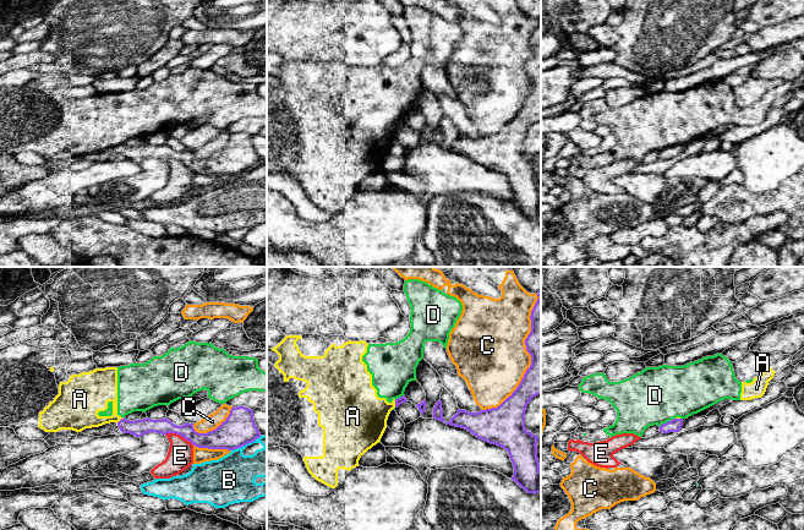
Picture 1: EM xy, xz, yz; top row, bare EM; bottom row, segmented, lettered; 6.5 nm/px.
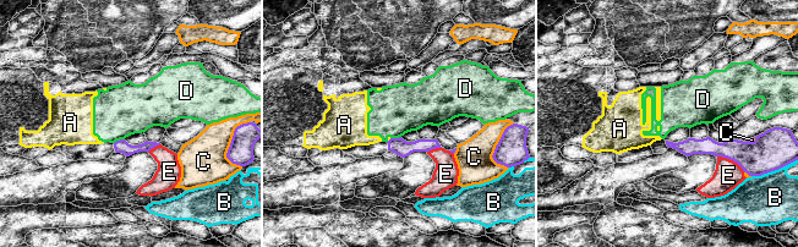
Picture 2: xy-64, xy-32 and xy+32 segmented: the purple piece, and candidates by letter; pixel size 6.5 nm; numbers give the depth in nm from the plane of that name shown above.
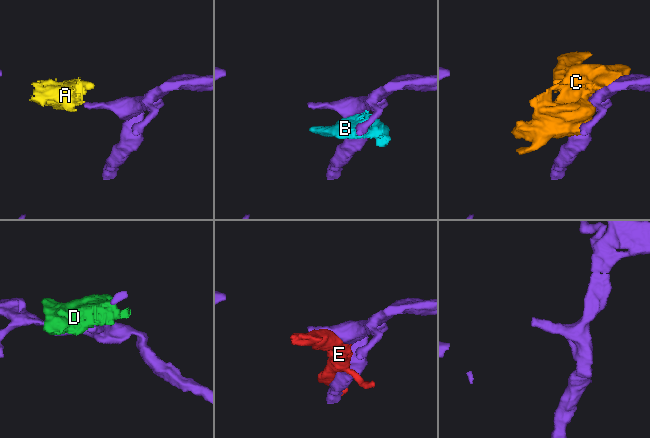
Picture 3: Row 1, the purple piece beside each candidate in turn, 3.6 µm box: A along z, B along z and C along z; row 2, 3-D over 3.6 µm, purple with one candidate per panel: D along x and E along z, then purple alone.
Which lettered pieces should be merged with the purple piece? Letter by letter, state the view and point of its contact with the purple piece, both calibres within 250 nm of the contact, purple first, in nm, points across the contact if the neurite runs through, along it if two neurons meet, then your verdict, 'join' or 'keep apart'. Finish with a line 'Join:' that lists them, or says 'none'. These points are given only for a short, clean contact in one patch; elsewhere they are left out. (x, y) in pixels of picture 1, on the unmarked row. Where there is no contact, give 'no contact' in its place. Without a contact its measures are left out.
A: xy (121, 145) | 110/240 nm | along xy (124, 143), (116, 148) | keep apart
B: xy (246, 169) | 220/300 nm | keep apart
C: xz (531, 85) | 200/460 nm | keep apart
D: yz (668, 147) | 90/380 nm | along yz (674, 143), (660, 152) | keep apart
E: xy (180, 160) | 140/170 nm | keep apart
Join: none

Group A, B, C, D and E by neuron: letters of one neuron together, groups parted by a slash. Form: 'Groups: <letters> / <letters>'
Groups: A D / B / C / E

